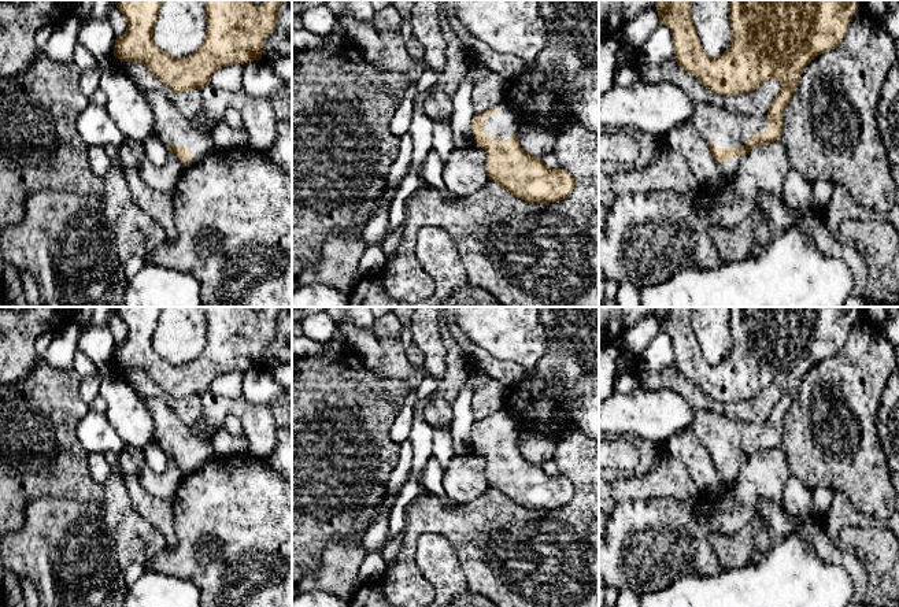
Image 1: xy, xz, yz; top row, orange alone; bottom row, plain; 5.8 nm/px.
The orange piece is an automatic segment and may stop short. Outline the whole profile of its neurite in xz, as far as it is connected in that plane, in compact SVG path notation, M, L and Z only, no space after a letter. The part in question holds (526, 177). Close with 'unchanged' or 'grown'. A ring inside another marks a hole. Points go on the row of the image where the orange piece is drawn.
M504 100L473 116L471 147L478 145L485 149L489 179L528 203L550 204L570 196L576 185L574 177L563 169L550 169L541 158L525 152L518 138L519 127L518 115Z; grown

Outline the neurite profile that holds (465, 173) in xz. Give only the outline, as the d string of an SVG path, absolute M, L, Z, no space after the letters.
M476 145L455 151L445 163L443 177L448 190L456 199L478 192L491 181L487 171L485 149Z

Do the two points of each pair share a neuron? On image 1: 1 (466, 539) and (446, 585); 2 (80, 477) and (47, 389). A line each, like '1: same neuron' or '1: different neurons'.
1: different neurons
2: same neuron

